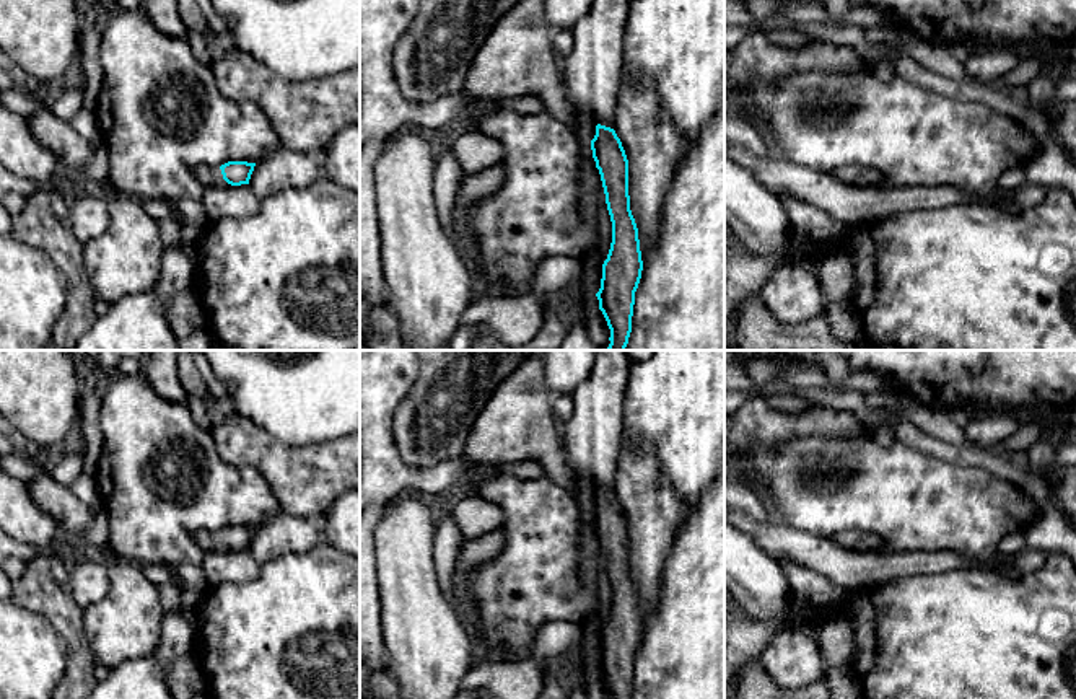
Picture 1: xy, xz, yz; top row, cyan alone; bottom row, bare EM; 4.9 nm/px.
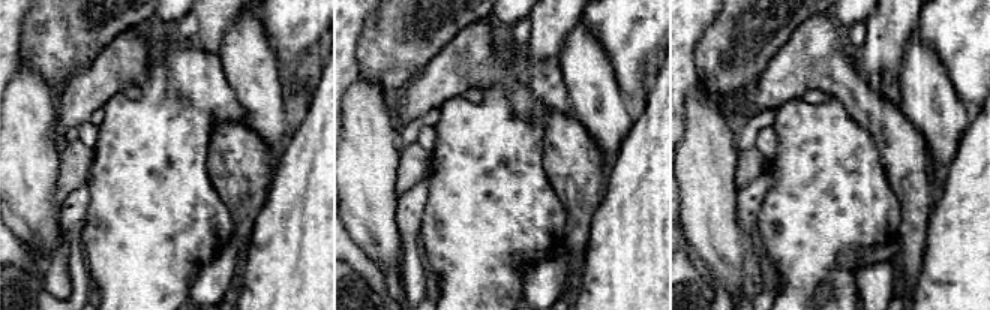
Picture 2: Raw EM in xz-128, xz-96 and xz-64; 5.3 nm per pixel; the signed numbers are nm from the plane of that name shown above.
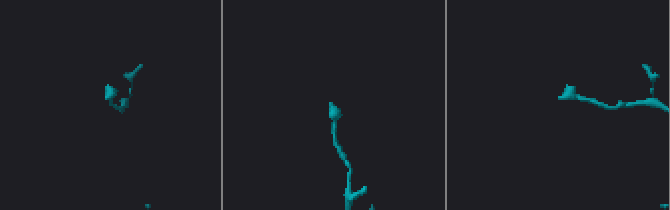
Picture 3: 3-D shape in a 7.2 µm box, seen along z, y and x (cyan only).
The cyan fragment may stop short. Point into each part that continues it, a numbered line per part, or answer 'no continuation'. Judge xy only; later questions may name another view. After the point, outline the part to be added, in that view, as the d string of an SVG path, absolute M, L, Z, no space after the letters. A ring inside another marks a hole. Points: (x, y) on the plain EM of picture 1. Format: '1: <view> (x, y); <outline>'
1: xy (209, 541); M199 531L195 543L203 552L223 552L228 549L223 544L220 531Z

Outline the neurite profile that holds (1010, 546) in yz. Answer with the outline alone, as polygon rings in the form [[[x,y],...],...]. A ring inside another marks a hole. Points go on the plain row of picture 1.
[[[1016,531],[1003,538],[998,544],[998,554],[1004,557],[1014,557],[1029,546],[1027,534]]]

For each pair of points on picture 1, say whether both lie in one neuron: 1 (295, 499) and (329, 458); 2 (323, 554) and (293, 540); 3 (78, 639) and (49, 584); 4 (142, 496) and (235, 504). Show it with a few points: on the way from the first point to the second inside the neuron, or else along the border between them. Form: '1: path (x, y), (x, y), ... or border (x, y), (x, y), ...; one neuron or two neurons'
1: path (303, 489), (324, 468); one neuron
2: border (321, 538), (303, 553), (285, 553), (274, 559); two neurons
3: path (69, 626), (67, 618), (52, 597); one neuron
4: path (165, 507), (186, 512), (199, 504), (212, 504); one neuron

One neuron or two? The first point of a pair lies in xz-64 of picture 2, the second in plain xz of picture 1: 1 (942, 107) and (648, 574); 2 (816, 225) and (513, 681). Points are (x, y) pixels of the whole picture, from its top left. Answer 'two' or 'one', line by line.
1: one
2: two

